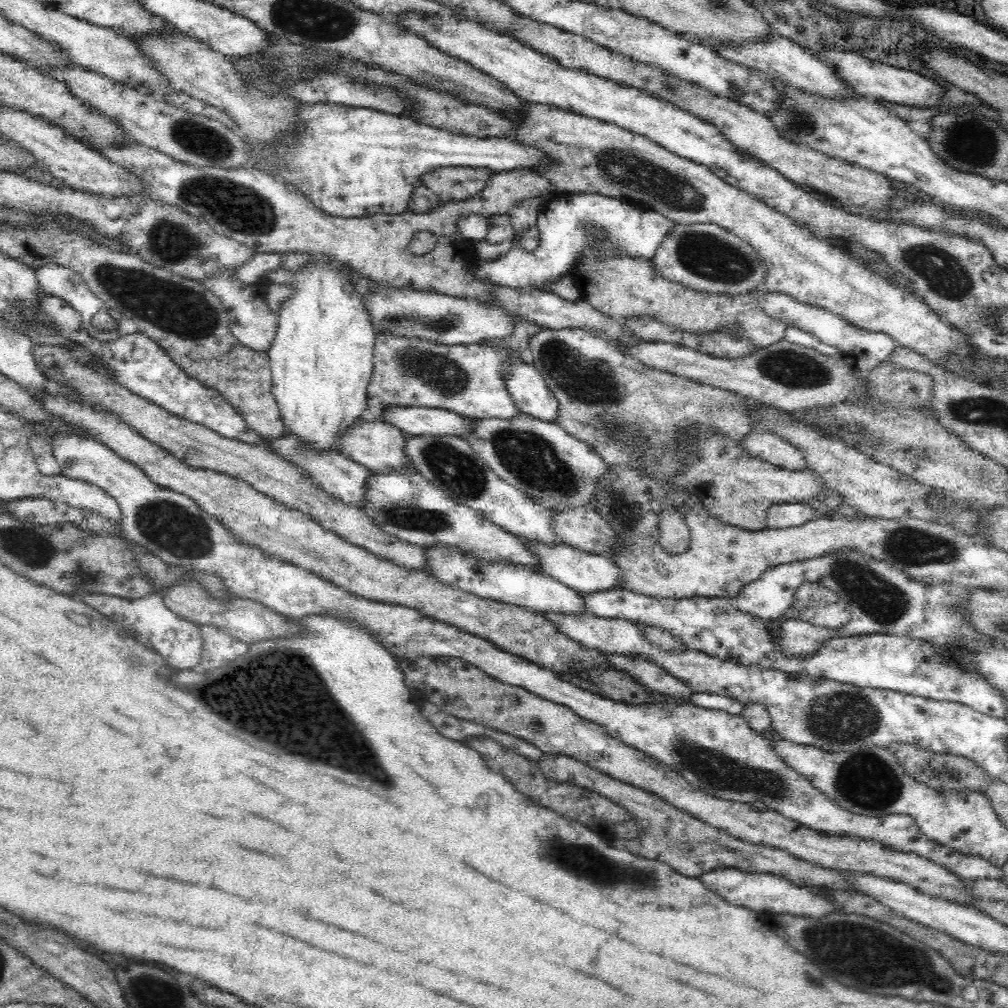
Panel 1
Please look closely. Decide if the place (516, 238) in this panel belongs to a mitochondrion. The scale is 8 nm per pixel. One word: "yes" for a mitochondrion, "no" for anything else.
no

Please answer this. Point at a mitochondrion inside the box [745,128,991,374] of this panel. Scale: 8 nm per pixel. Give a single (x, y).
(943, 273)

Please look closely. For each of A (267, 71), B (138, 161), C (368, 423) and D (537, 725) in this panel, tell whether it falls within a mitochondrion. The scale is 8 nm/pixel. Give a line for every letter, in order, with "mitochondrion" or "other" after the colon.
A: mitochondrion
B: other
C: other
D: mitochondrion

